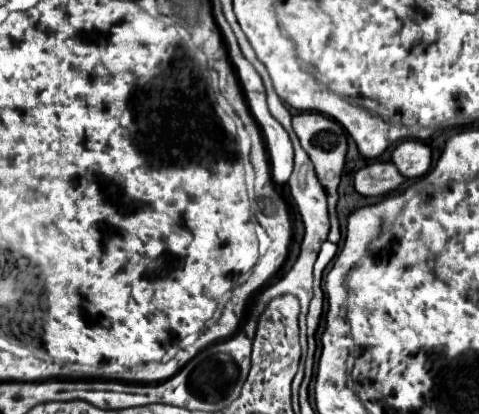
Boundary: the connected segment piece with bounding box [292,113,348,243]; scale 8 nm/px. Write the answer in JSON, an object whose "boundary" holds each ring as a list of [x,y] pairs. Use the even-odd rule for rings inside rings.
{"boundary":[[[298,113],[292,117],[292,127],[294,133],[298,135],[302,149],[308,153],[310,161],[314,163],[314,169],[318,173],[320,183],[326,189],[328,195],[328,211],[330,211],[330,235],[328,241],[330,243],[338,243],[340,241],[340,225],[338,225],[338,217],[336,217],[336,201],[338,201],[338,183],[340,183],[340,175],[344,169],[344,157],[346,157],[346,149],[348,149],[348,135],[344,131],[344,127],[332,119],[326,119],[322,113]]]}

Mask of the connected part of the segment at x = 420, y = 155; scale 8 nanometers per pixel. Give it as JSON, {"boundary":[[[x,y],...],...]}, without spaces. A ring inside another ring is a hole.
{"boundary":[[[402,141],[392,151],[392,163],[408,179],[418,179],[428,173],[432,157],[430,147],[420,141]]]}

